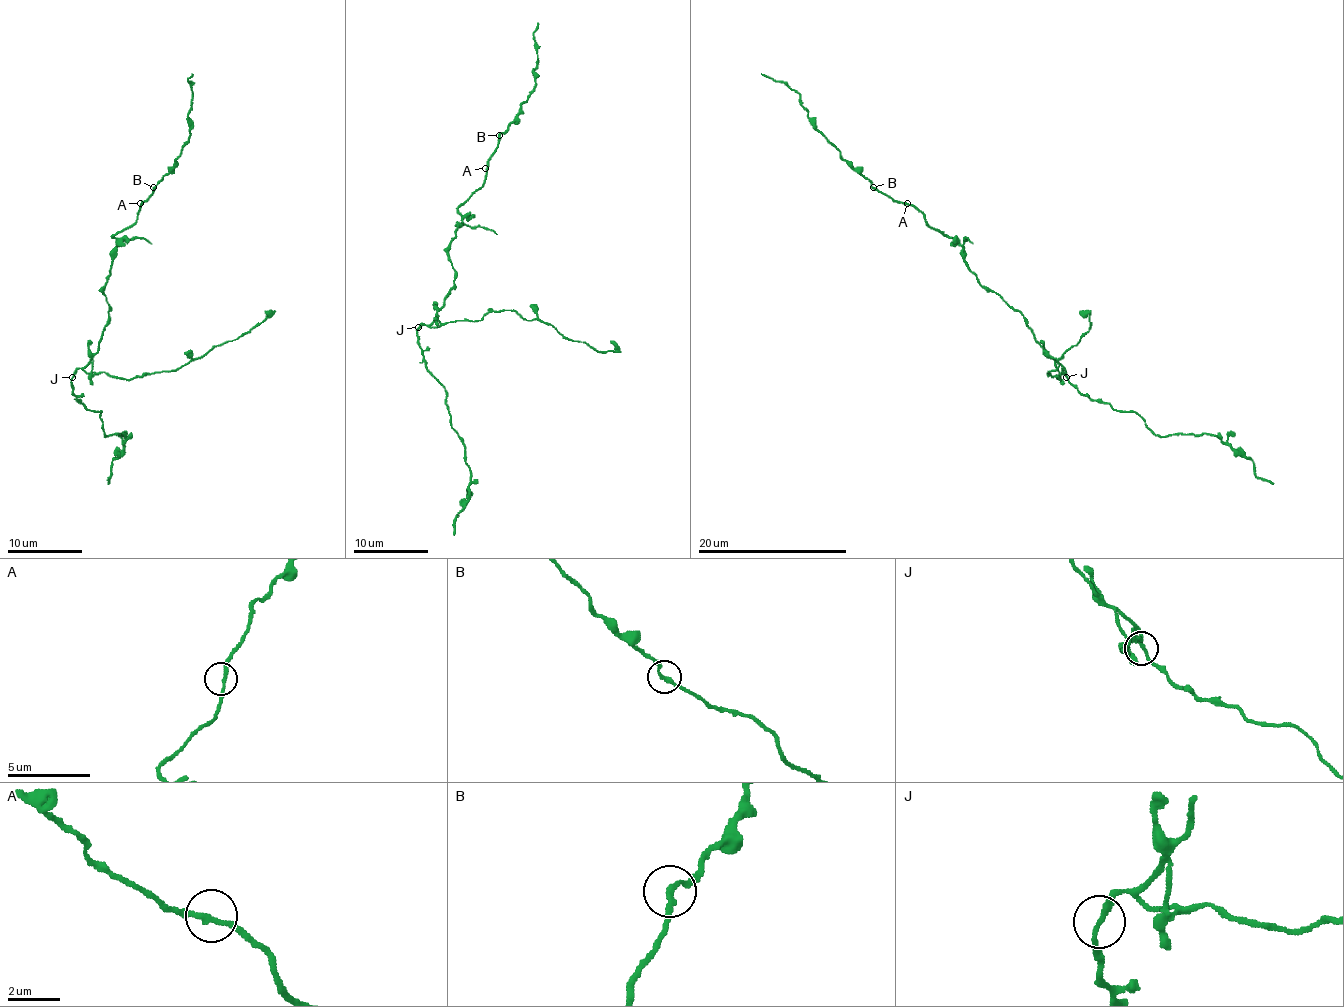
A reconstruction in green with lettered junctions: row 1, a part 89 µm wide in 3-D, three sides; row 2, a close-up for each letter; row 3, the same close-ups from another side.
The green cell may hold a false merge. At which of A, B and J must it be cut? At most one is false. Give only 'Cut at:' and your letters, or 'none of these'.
Cut at: none of these

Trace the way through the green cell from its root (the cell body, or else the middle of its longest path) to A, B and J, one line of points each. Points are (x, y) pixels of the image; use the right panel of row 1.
A: (1008, 304), (980, 283), (965, 259), (965, 249), (933, 229), (925, 218), (907, 203)
B: (1008, 304), (980, 283), (966, 263), (961, 246), (933, 229), (910, 205), (897, 203), (873, 188)
J: (1008, 304), (1021, 313), (1034, 339), (1064, 367), (1066, 377)

